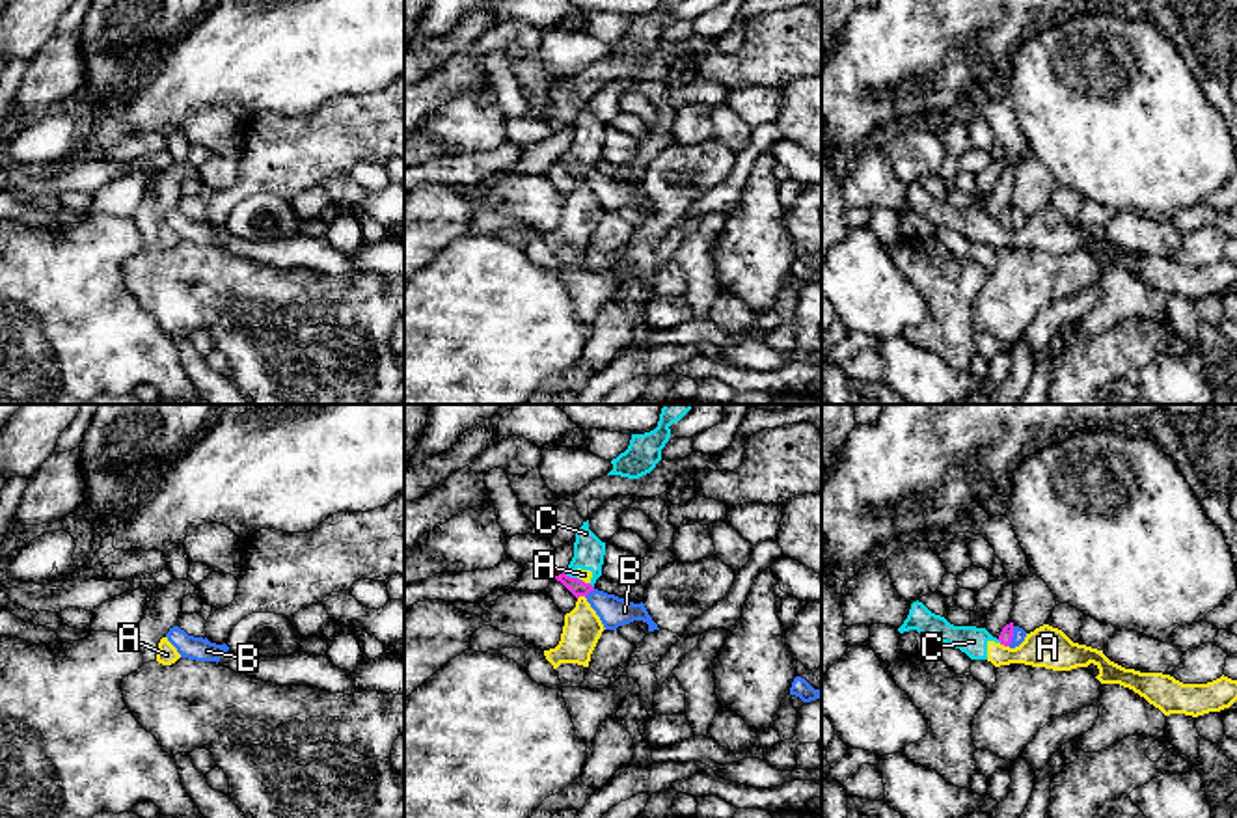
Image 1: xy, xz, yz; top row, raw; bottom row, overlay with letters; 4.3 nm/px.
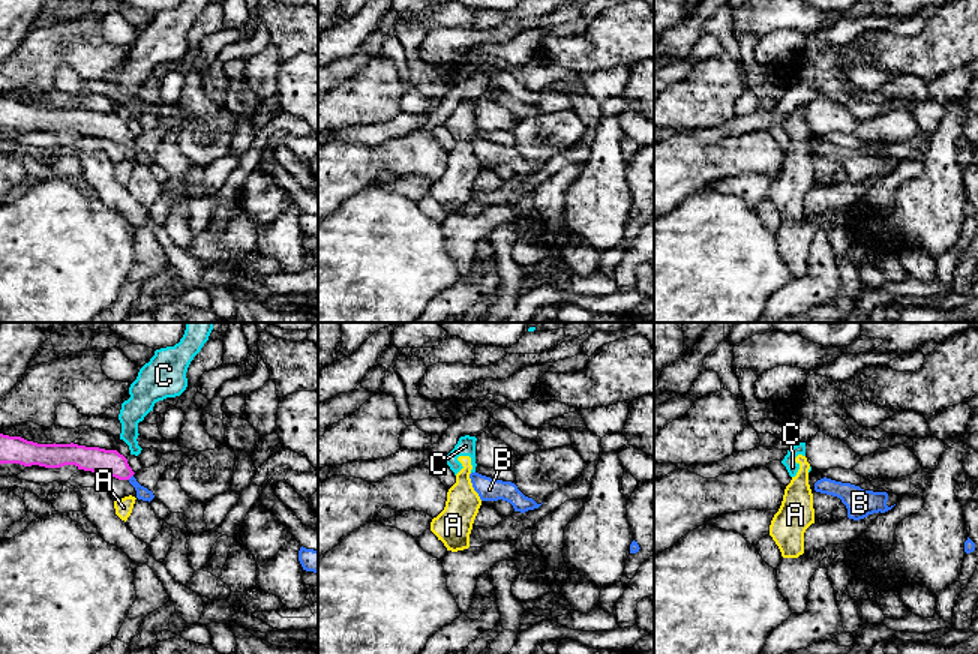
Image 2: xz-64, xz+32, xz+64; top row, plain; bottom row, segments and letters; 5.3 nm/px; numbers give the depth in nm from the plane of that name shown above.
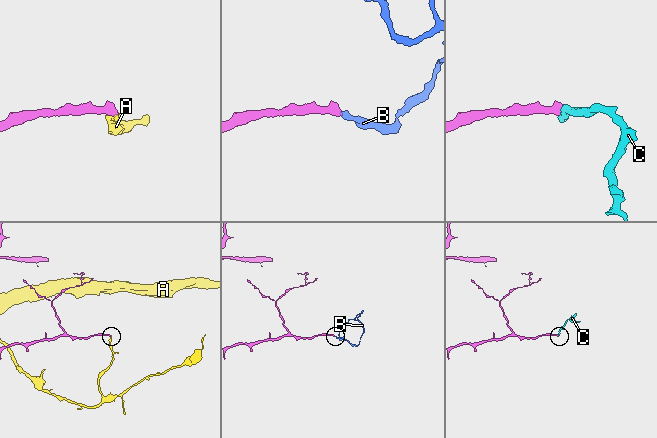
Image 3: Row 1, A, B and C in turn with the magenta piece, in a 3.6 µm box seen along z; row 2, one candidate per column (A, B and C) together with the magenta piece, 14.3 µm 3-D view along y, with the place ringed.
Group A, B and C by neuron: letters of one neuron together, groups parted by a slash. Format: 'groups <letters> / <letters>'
groups A C / B

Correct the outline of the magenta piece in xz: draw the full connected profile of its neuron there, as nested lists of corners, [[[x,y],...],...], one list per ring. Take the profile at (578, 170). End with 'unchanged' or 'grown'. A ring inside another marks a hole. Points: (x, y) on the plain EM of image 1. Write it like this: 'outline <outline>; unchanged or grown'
outline [[[564,155],[555,158],[555,162],[561,164],[576,181],[585,179],[605,212],[617,212],[618,209],[630,207],[633,203],[646,205],[648,214],[659,212],[643,184],[633,186],[615,177],[607,177],[594,171],[591,166],[566,158]]]; grown

